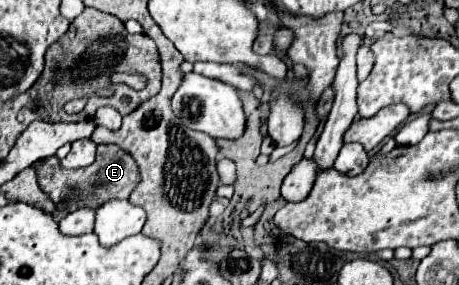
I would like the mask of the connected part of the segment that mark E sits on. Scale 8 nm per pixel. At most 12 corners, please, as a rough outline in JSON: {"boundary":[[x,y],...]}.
{"boundary":[[97,146],[89,168],[39,160],[37,182],[61,212],[129,198],[133,156]]}

